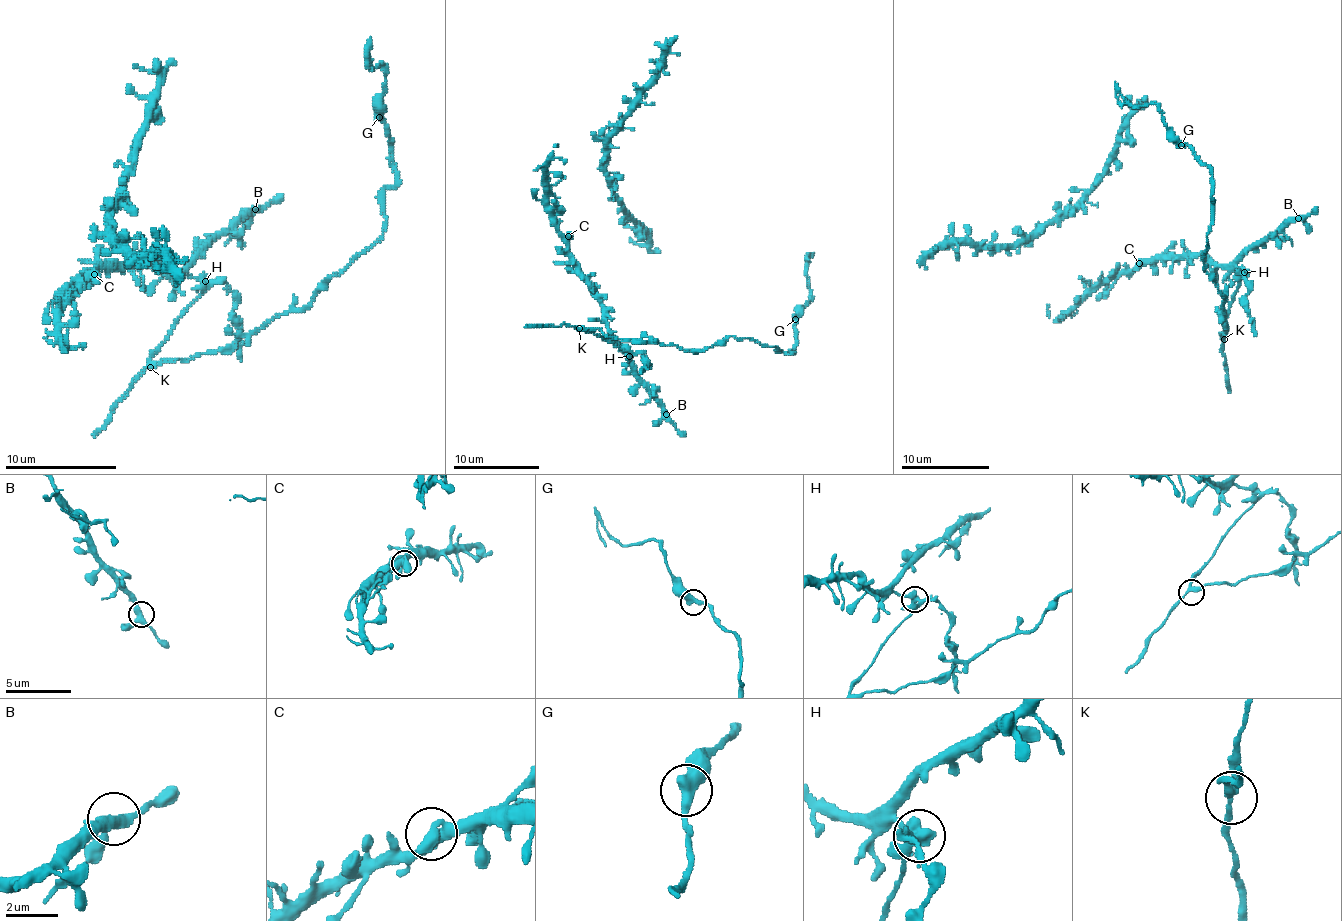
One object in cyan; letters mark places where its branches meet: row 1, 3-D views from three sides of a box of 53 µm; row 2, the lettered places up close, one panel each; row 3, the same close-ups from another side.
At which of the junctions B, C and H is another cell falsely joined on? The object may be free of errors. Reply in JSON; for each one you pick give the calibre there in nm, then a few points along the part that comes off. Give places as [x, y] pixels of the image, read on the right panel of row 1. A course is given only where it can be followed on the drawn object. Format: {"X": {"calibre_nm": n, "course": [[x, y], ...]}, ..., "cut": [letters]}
{"H": {"calibre_nm": 360, "course": [[1244, 272], [1220, 335], [1226, 333], [1225, 299], [1204, 271], [1212, 172], [1157, 106], [1133, 106], [1115, 82]]}, "cut": ["H"]}

